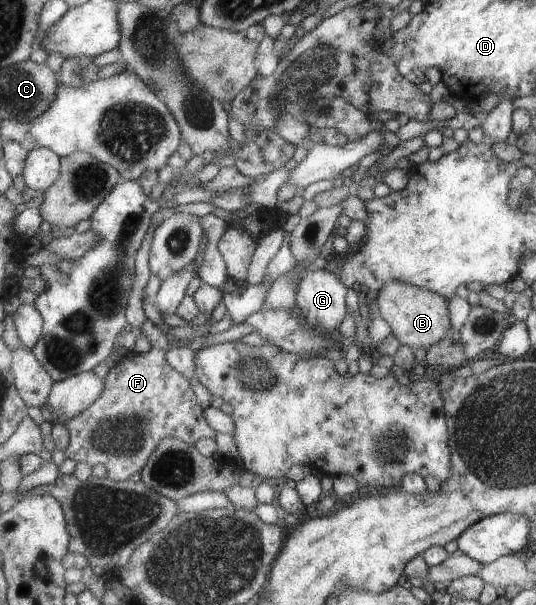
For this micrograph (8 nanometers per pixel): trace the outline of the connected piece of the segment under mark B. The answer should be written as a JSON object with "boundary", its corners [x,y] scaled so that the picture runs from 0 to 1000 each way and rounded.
{"boundary":[[[726,463],[701,499],[703,516],[729,537],[733,554],[771,579],[800,575],[830,562],[841,545],[838,498],[813,483],[778,476],[752,463]]]}

